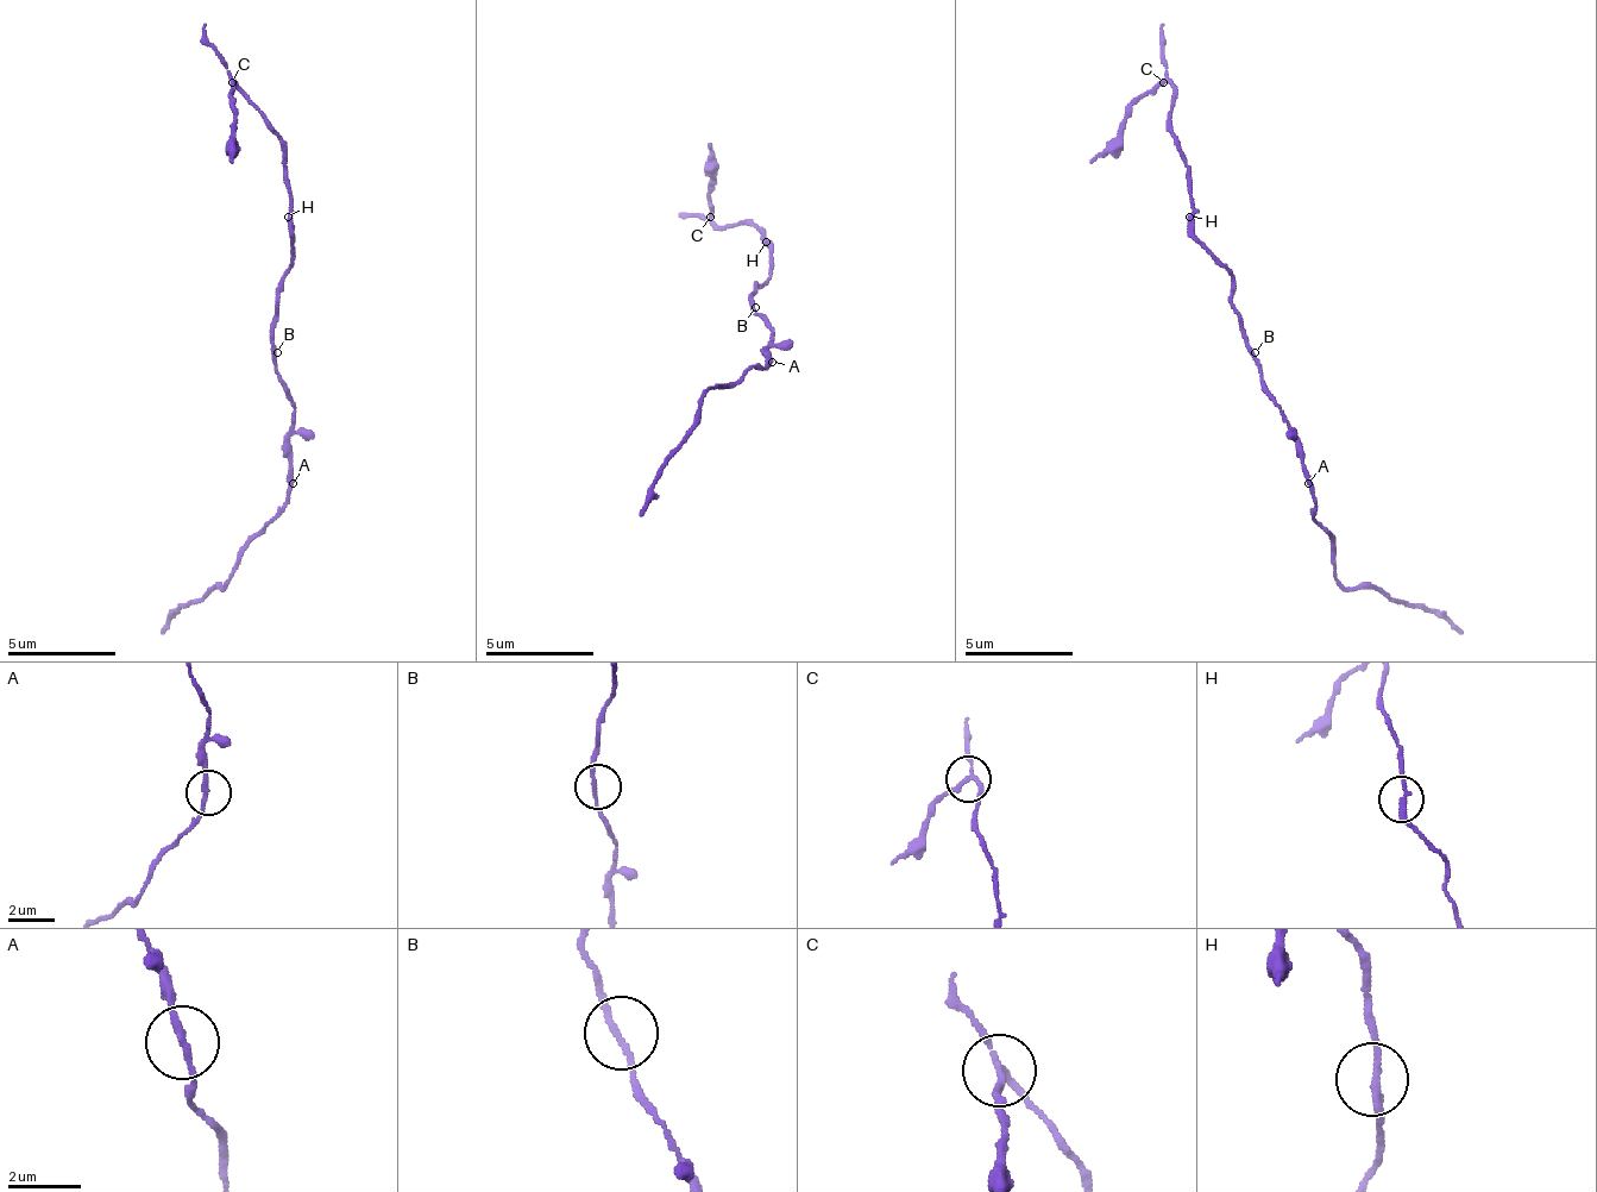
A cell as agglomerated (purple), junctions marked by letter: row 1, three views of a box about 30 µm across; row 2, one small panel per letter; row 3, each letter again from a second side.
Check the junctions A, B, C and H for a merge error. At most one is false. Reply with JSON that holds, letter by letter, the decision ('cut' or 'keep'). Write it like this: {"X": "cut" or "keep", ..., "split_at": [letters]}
{"A": "keep", "B": "keep", "C": "cut", "H": "keep", "split_at": ["C"]}

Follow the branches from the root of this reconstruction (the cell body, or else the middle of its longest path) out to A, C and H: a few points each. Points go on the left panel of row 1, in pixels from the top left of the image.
A: (271, 352), (277, 380), (293, 407), (293, 428), (288, 434), (288, 477), (293, 483)
C: (271, 352), (277, 282), (293, 259), (288, 151), (266, 113), (233, 80)
H: (271, 352), (277, 282), (293, 259), (293, 221), (288, 217)

